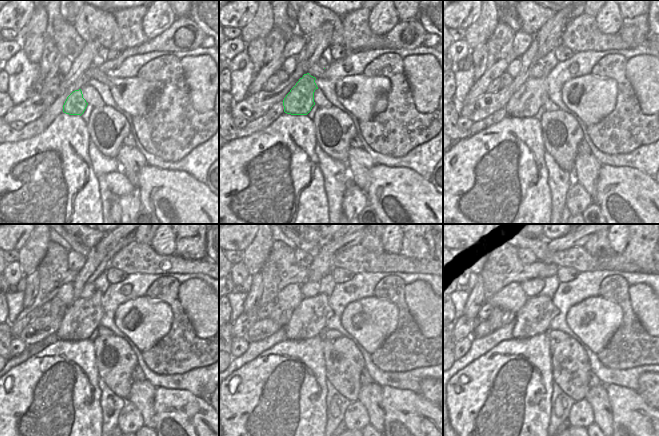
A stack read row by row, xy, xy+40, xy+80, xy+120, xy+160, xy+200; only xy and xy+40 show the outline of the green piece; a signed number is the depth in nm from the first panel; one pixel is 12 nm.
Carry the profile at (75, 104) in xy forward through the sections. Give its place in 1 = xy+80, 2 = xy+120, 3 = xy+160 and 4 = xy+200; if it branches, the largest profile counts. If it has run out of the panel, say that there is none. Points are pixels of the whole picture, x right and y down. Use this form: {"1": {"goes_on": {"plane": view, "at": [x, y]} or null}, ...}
{"1": {"goes_on": {"plane": "xy+80", "at": [525, 103]}}, "2": {"goes_on": {"plane": "xy+120", "at": [82, 318]}}, "3": {"goes_on": {"plane": "xy+160", "at": [309, 318]}}, "4": {"goes_on": {"plane": "xy+200", "at": [534, 318]}}}

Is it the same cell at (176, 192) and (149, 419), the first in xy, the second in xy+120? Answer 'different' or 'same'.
different

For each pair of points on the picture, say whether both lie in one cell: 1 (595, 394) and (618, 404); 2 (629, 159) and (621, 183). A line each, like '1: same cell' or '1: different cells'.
1: different cells
2: different cells

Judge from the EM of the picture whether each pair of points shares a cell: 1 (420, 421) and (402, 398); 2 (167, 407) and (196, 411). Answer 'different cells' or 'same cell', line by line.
1: same cell
2: same cell

